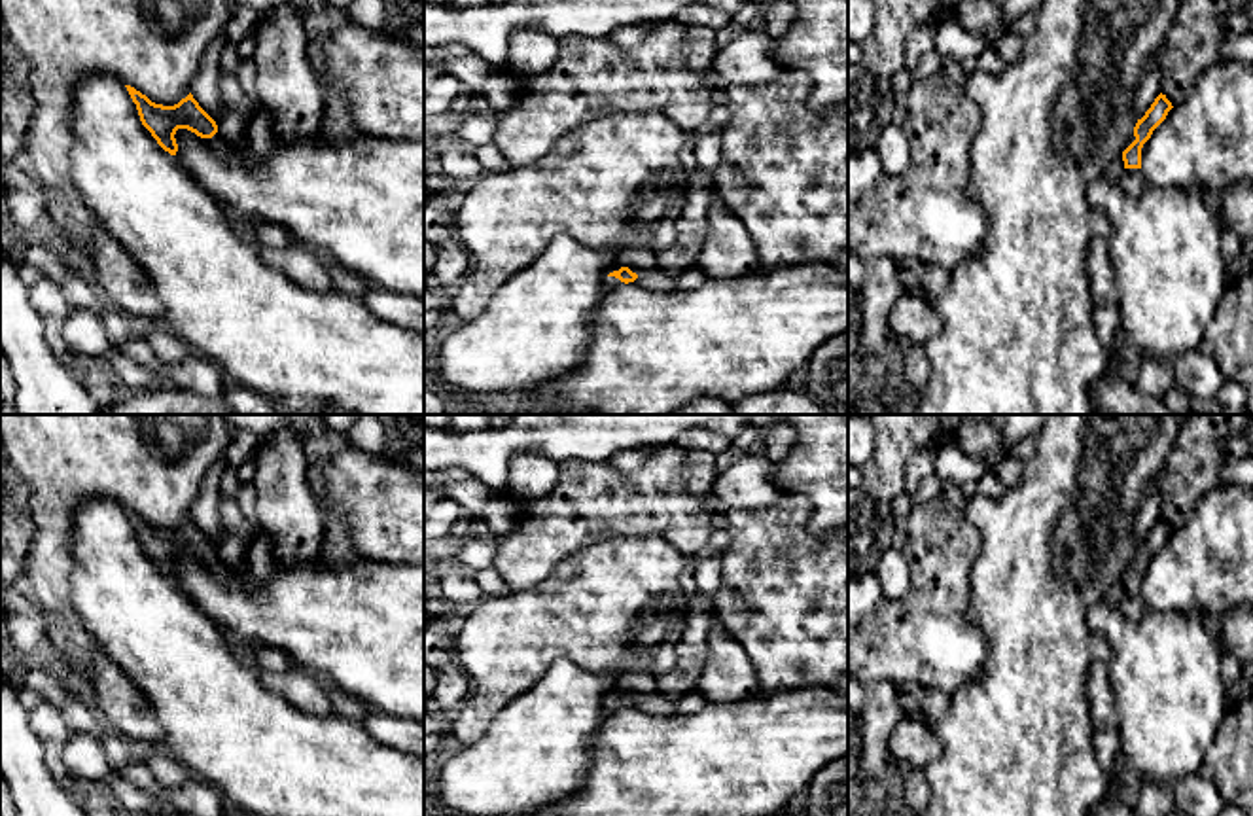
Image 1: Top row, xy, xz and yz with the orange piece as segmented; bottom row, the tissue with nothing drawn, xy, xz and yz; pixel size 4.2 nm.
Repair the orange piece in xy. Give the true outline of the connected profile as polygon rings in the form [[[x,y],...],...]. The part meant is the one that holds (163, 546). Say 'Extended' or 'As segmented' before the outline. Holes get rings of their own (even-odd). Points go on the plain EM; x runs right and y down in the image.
Extended. [[[125,511],[136,528],[142,549],[170,579],[176,579],[178,576],[174,562],[176,555],[187,553],[201,560],[220,585],[229,589],[244,589],[244,579],[220,562],[216,545],[199,530],[191,517],[174,530],[163,530],[151,526],[134,511]]]

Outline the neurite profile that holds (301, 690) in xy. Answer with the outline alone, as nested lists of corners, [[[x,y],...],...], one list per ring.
[[[257,665],[254,670],[269,691],[276,693],[297,710],[318,718],[331,712],[329,697],[310,674],[299,670],[265,672],[259,670]]]

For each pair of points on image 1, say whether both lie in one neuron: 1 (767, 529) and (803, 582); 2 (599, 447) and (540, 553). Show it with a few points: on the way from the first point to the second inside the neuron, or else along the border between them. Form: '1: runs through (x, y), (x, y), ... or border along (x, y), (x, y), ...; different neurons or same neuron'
1: runs through (767, 542), (794, 568); same neuron
2: border along (606, 459), (564, 461), (561, 464); different neurons

